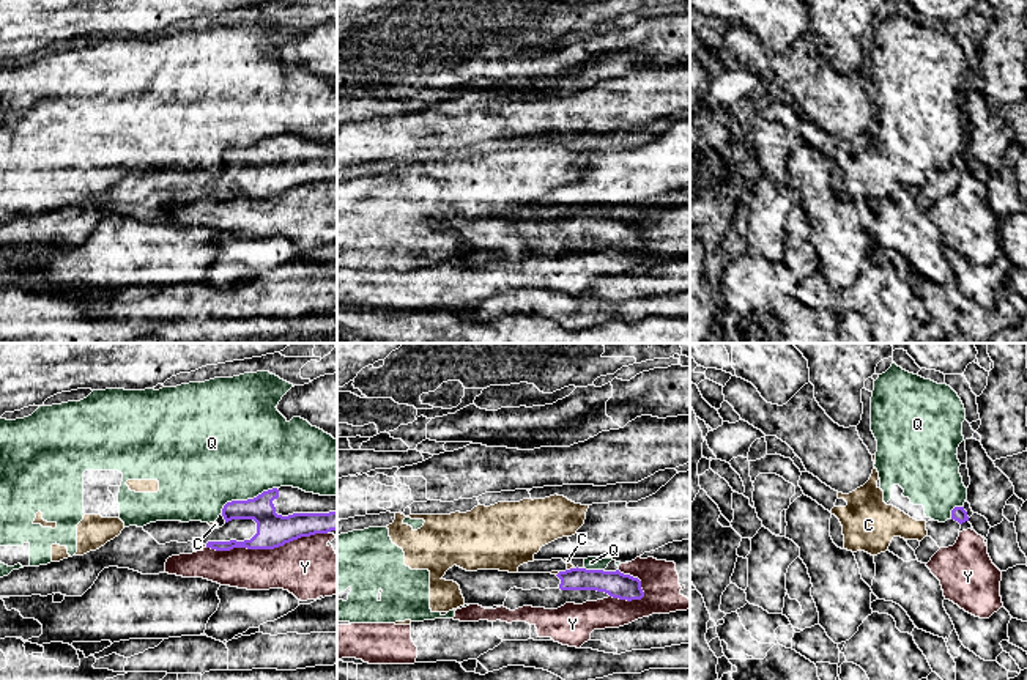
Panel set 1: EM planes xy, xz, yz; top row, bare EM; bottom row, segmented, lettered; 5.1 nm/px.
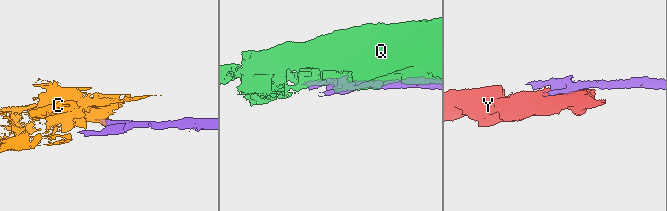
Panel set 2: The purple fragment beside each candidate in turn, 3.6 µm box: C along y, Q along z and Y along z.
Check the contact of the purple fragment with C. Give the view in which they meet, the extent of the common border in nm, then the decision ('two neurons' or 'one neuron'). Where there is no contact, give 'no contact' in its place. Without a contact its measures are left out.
meets purple in xz; contact 40 nm long; two neurons

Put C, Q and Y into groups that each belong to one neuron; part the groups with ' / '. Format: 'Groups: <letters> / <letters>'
Groups: C Q / Y

